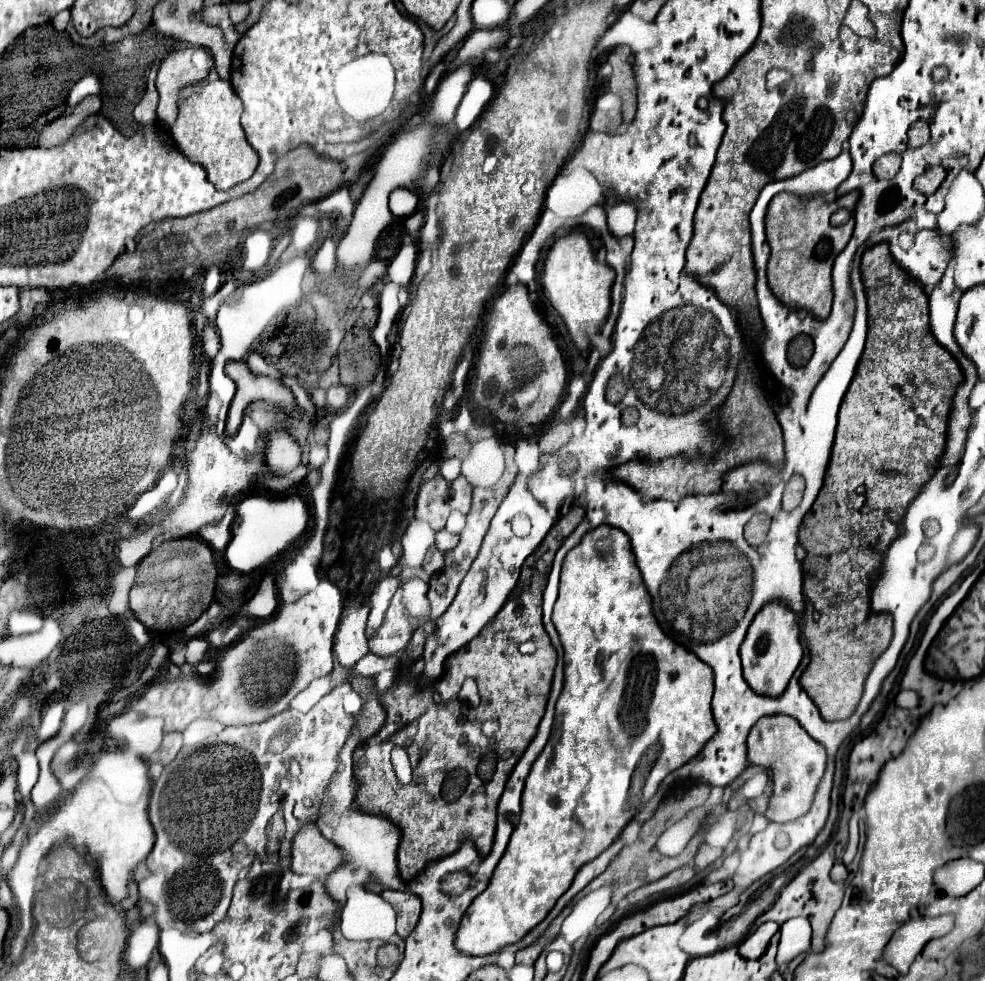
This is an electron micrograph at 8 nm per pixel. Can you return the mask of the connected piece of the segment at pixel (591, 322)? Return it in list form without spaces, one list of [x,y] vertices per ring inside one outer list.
[[[571,232],[549,248],[543,270],[545,296],[553,308],[561,314],[575,346],[579,350],[589,348],[589,340],[601,330],[611,308],[611,284],[615,280],[615,270],[609,264],[597,262],[589,240],[581,232]]]

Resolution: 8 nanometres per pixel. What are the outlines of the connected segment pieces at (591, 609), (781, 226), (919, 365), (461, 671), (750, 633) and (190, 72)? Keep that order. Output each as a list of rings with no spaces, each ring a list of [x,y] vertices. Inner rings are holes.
[[[601,524],[599,528],[593,528],[591,532],[587,532],[587,536],[583,536],[583,540],[567,552],[565,560],[563,560],[563,568],[561,568],[561,584],[559,584],[559,598],[555,602],[553,608],[553,624],[559,632],[561,644],[565,648],[565,686],[563,692],[557,700],[557,710],[555,710],[555,724],[553,724],[553,734],[561,734],[559,738],[553,736],[553,740],[543,748],[543,752],[539,754],[539,758],[533,762],[533,768],[525,780],[525,790],[521,796],[521,820],[515,828],[515,832],[511,834],[509,846],[503,854],[503,858],[499,860],[493,878],[489,882],[489,886],[473,900],[473,904],[467,908],[459,932],[457,932],[457,940],[455,946],[469,954],[469,956],[485,956],[491,952],[501,950],[507,944],[513,944],[517,940],[521,940],[533,926],[537,926],[547,914],[549,910],[555,906],[555,902],[563,896],[563,892],[571,886],[575,874],[579,872],[579,868],[587,862],[591,862],[593,858],[597,858],[603,850],[607,850],[623,832],[623,828],[633,820],[633,816],[637,814],[637,810],[647,804],[647,800],[651,800],[659,788],[659,784],[665,780],[667,774],[671,774],[673,770],[677,770],[679,766],[687,764],[691,758],[695,758],[703,746],[715,736],[717,732],[717,724],[713,720],[713,712],[711,712],[711,696],[713,696],[713,672],[709,668],[709,664],[703,664],[703,660],[699,660],[693,652],[685,650],[681,644],[677,644],[673,638],[669,638],[661,626],[655,620],[653,608],[651,608],[651,594],[647,592],[647,586],[643,584],[643,576],[635,564],[635,556],[631,552],[631,540],[627,534],[623,534],[617,528],[611,528],[607,524]],[[605,536],[613,536],[615,540],[615,548],[609,554],[599,554],[595,550],[595,542],[599,538]],[[631,778],[633,778],[633,788],[637,788],[637,796],[633,796],[633,808],[629,806],[629,790],[631,790]]]
[[[781,192],[771,200],[767,214],[767,242],[771,246],[771,258],[767,266],[769,288],[773,294],[789,306],[811,312],[817,318],[827,318],[833,302],[831,268],[837,254],[847,246],[855,220],[847,220],[841,226],[831,226],[829,216],[839,208],[855,208],[859,192],[849,192],[827,202],[823,196],[799,198],[789,192]]]
[[[875,244],[863,254],[861,272],[869,302],[867,344],[857,364],[851,388],[847,388],[839,408],[839,424],[823,488],[799,532],[799,542],[807,550],[807,558],[803,562],[803,594],[807,598],[803,638],[811,656],[807,670],[801,674],[801,686],[819,706],[825,720],[845,720],[855,712],[867,674],[893,638],[893,618],[889,614],[875,614],[875,628],[867,630],[867,622],[871,618],[871,586],[881,572],[881,562],[889,544],[901,532],[899,522],[903,522],[907,506],[941,464],[953,396],[957,386],[963,382],[963,372],[957,360],[935,340],[935,336],[931,336],[929,296],[917,280],[907,280],[907,276],[899,272],[899,266],[891,260],[887,244]],[[905,382],[913,382],[917,386],[919,394],[915,406],[901,396],[901,386]],[[813,600],[819,600],[821,616],[815,612]]]
[[[571,506],[569,512],[553,524],[537,552],[525,560],[521,584],[517,588],[519,592],[515,592],[499,614],[481,630],[481,634],[465,646],[465,652],[461,648],[457,654],[447,658],[445,676],[433,686],[431,696],[425,698],[425,694],[417,694],[417,682],[401,680],[407,678],[401,674],[393,686],[383,692],[387,720],[383,730],[367,742],[365,750],[361,750],[365,766],[355,770],[361,784],[355,802],[371,814],[387,816],[401,828],[399,872],[405,882],[417,876],[427,862],[453,854],[467,838],[475,842],[483,856],[491,850],[497,822],[497,802],[511,770],[537,732],[557,664],[557,652],[551,646],[541,622],[543,590],[555,552],[569,532],[577,528],[583,516],[583,506]],[[525,640],[535,640],[537,650],[533,654],[519,652],[517,646]],[[463,676],[471,676],[479,686],[481,704],[473,710],[475,718],[481,722],[499,722],[499,730],[491,738],[487,738],[477,724],[445,724],[441,696],[445,694],[445,688],[461,688]],[[435,690],[439,696],[435,696]],[[429,706],[433,712],[437,710],[437,714],[429,714]],[[395,746],[401,746],[407,752],[413,768],[413,782],[407,786],[397,782],[391,766],[389,754]]]
[[[769,602],[761,608],[761,612],[755,614],[747,630],[747,636],[741,644],[743,676],[755,692],[765,696],[781,696],[803,658],[803,652],[805,650],[801,642],[799,616],[785,602]]]
[[[189,46],[179,52],[171,52],[159,66],[157,74],[157,90],[159,90],[159,106],[157,118],[161,126],[171,128],[177,120],[179,112],[179,92],[185,86],[197,84],[207,78],[213,68],[213,56],[203,46]]]

